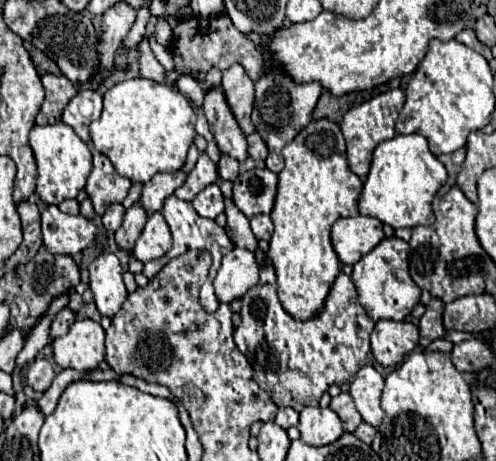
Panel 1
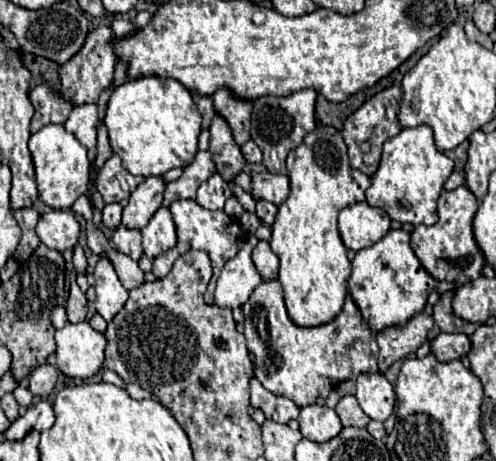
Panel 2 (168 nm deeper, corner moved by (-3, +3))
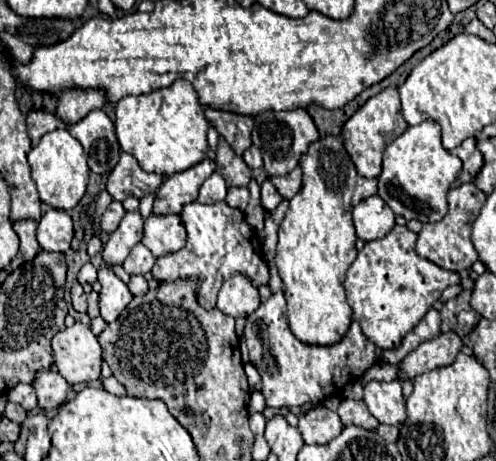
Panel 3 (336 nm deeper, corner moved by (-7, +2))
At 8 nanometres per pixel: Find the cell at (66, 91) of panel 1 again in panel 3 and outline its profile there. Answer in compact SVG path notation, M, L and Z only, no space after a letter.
M30 110L26 116L26 122L28 122L28 134L32 138L32 146L36 146L38 140L46 132L52 132L58 128L68 128L68 124L62 118L58 118L52 112L46 112L46 110Z

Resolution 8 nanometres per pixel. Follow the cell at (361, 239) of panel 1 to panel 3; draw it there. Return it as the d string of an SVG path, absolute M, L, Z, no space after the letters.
M370 196L352 210L356 236L364 242L384 238L394 228L394 218L394 212L380 196Z

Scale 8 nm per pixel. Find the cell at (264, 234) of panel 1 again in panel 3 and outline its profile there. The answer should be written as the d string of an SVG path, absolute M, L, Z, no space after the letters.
M266 180L266 182L262 184L262 206L264 206L268 212L274 212L280 202L282 202L282 196L280 196L278 190L270 184L270 180Z

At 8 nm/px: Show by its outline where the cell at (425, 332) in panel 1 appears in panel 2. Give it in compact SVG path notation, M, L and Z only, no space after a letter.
M446 291L442 295L442 299L440 299L440 303L434 305L434 313L432 313L434 323L444 333L462 331L462 333L470 335L474 331L474 323L468 323L468 321L464 321L464 319L460 319L460 317L454 315L454 311L452 311L452 297L454 297L454 293Z

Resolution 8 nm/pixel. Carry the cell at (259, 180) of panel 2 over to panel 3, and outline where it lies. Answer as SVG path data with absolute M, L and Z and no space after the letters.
M294 168L290 174L270 178L270 180L272 180L272 184L276 184L276 190L280 192L280 196L290 200L300 190L300 168Z

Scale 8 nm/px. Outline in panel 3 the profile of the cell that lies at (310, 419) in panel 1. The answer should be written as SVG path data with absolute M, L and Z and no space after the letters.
M326 406L308 410L304 416L300 416L298 424L298 430L306 444L326 444L332 438L336 438L342 432L342 428L344 424L340 416Z

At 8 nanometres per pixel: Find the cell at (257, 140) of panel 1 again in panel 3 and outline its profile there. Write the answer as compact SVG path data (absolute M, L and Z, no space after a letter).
M250 146L246 152L244 152L244 162L250 166L250 168L262 168L262 154L256 146Z

